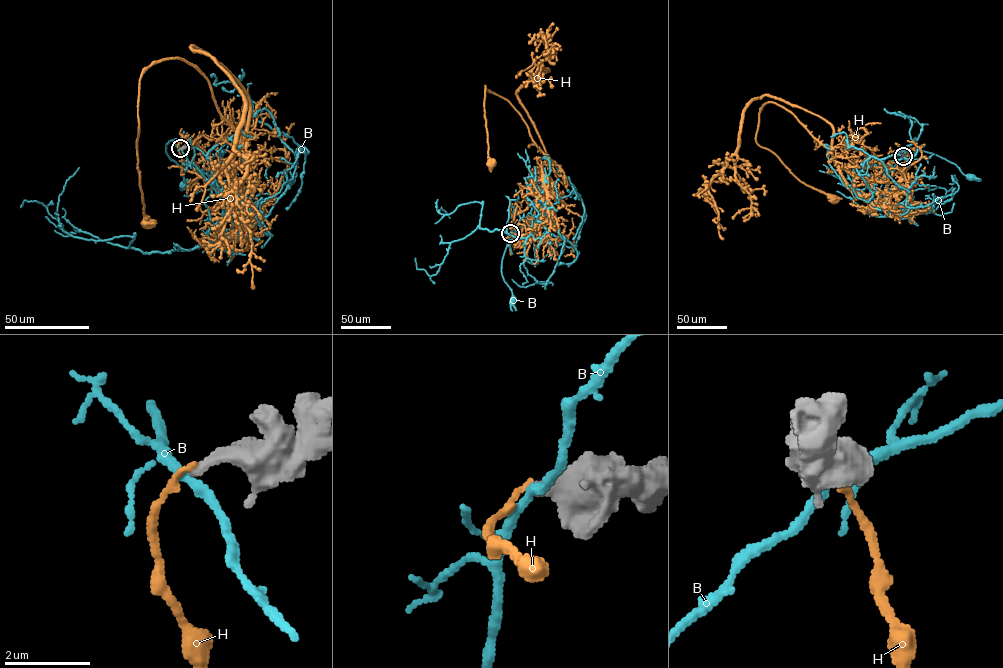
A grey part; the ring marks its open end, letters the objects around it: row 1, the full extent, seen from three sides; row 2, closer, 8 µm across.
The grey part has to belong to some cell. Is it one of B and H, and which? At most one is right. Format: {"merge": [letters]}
{"merge": []}

